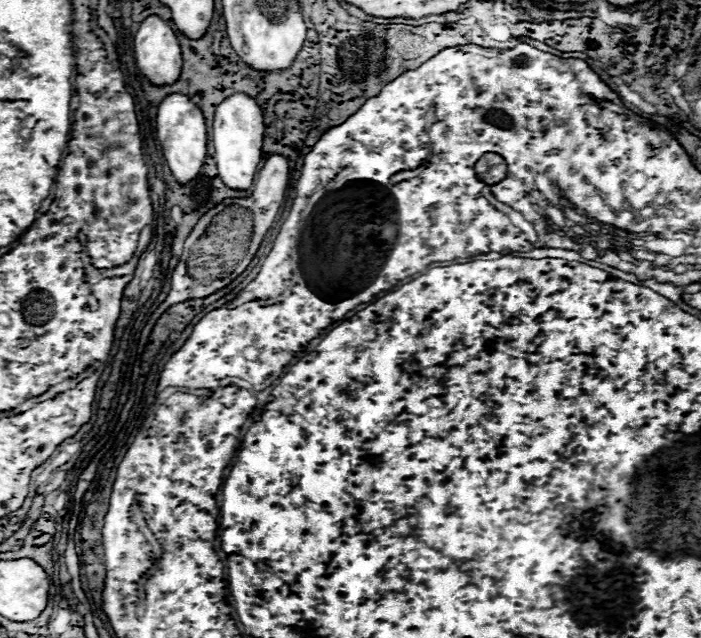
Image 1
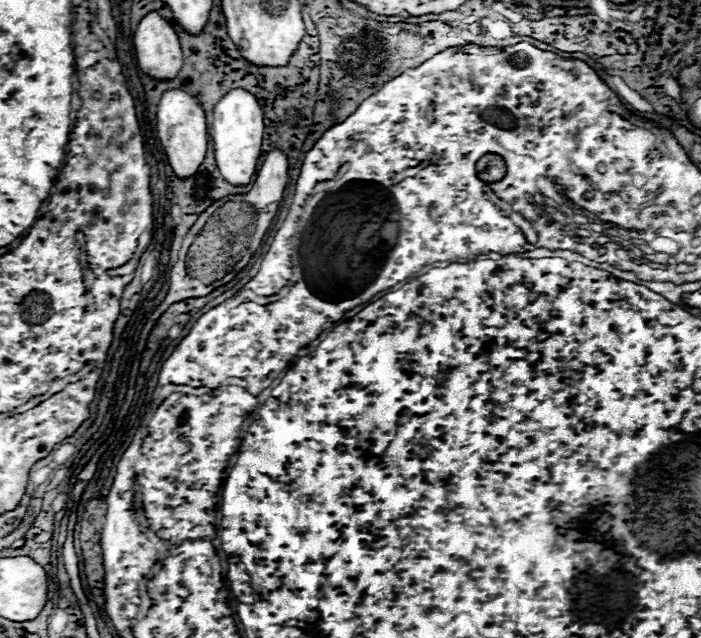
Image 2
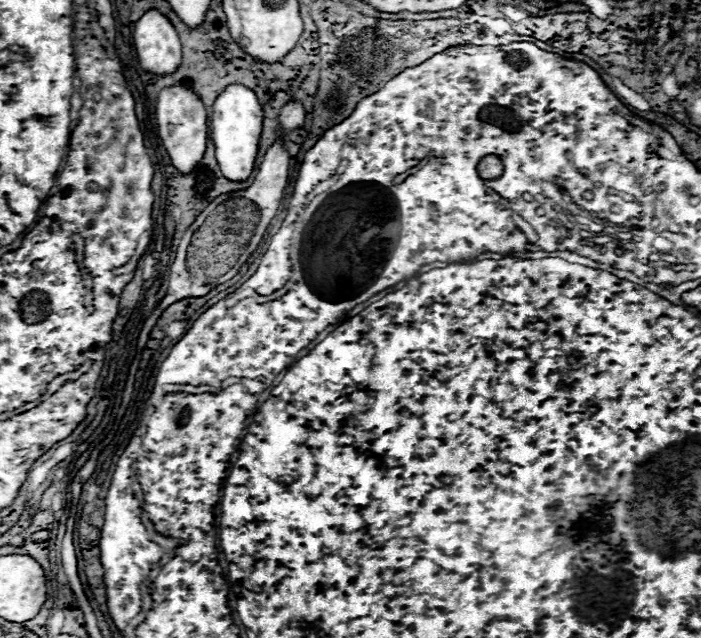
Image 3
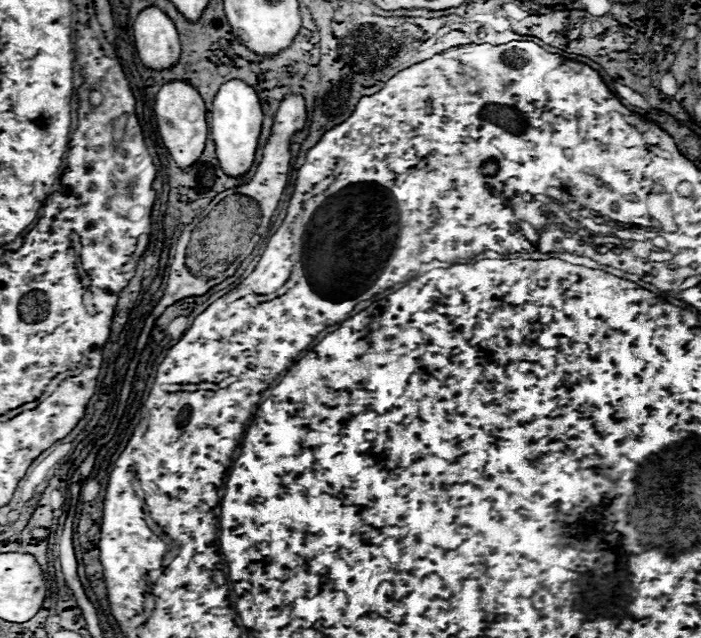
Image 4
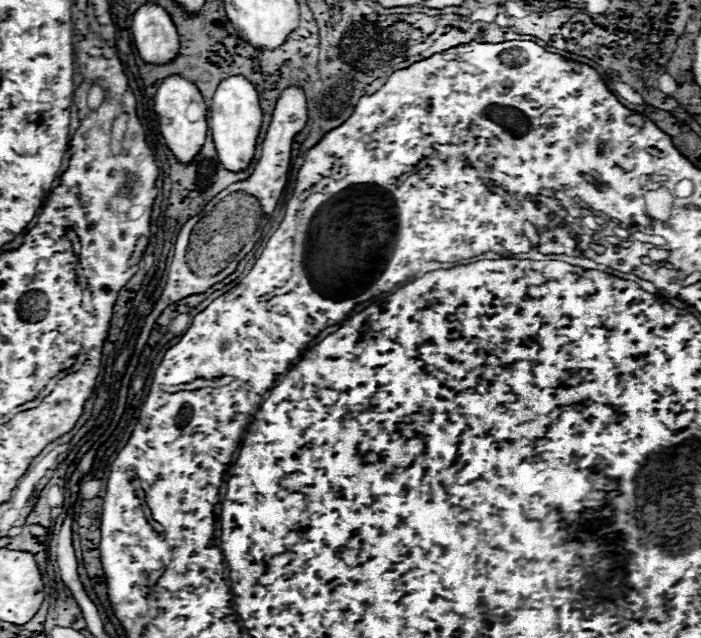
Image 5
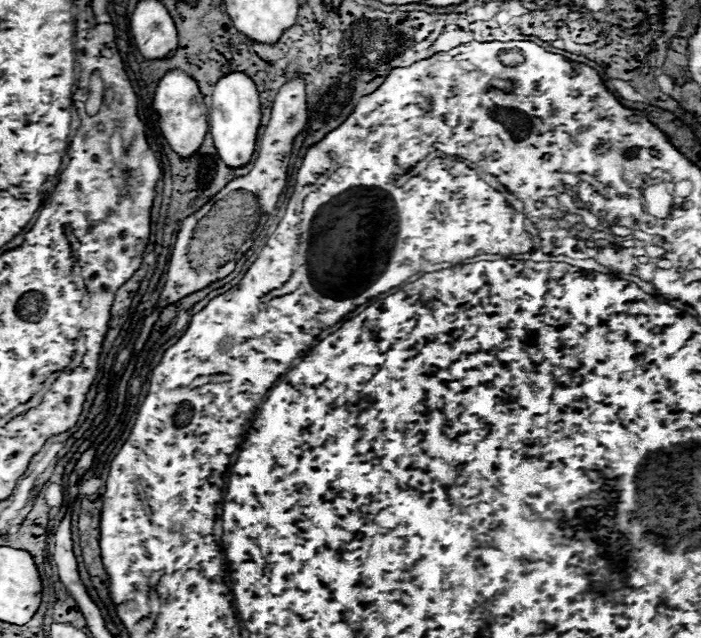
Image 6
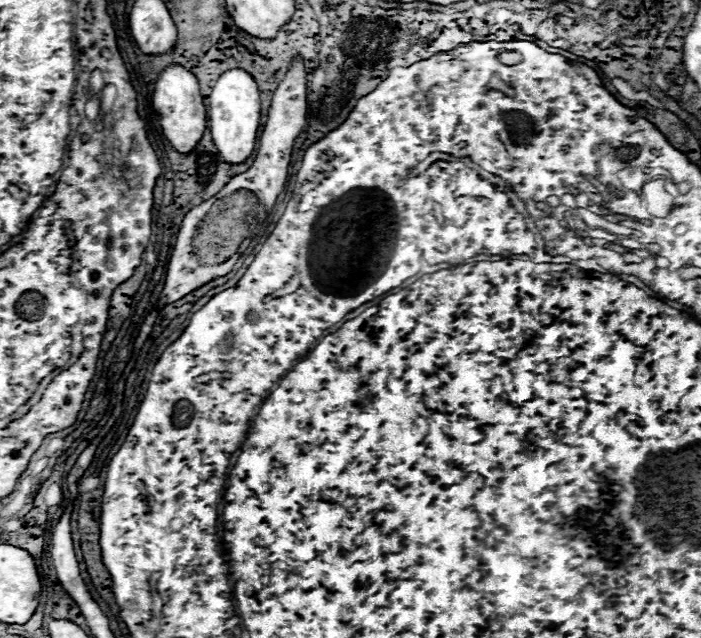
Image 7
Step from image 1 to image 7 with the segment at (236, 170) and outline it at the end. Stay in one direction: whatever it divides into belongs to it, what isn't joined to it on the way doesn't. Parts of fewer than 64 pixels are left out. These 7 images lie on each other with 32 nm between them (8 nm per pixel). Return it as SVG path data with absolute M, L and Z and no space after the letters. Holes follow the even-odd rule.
M230 68L222 72L208 96L208 128L212 140L224 160L238 164L246 160L256 144L256 130L260 126L260 90L254 78L242 68Z

